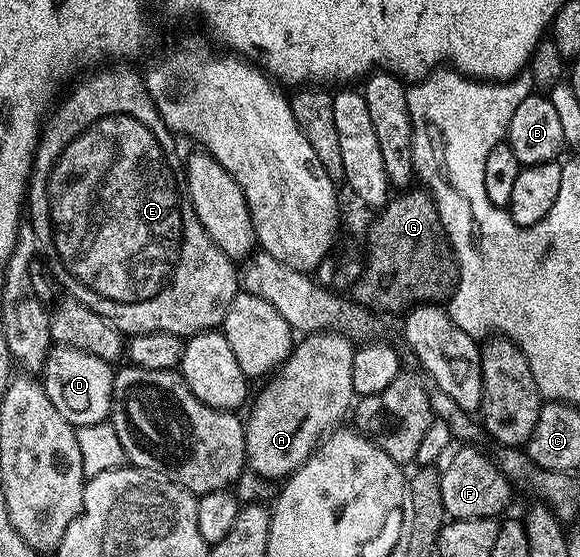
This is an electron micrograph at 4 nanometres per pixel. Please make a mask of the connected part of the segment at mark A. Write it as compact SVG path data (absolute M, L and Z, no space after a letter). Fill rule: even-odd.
M319 331L307 333L295 344L290 358L277 372L278 379L271 383L258 397L250 418L245 418L246 459L251 470L267 479L285 479L301 467L318 448L320 442L339 424L342 416L351 412L356 401L352 387L352 361L355 342L346 338L342 331Z

